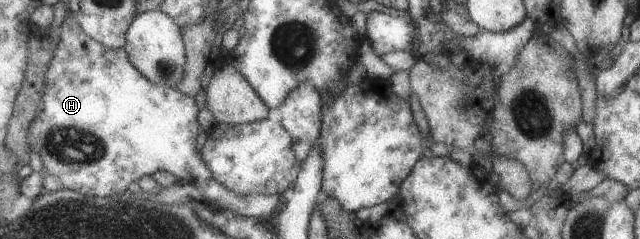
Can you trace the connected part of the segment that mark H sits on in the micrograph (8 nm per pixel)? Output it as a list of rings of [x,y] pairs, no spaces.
[[[66,16],[62,25],[60,32],[60,41],[55,51],[55,56],[51,61],[47,76],[46,76],[46,87],[44,90],[44,100],[42,109],[38,114],[38,117],[33,121],[30,126],[30,148],[35,150],[40,155],[42,162],[45,166],[45,170],[58,178],[58,180],[63,184],[63,188],[71,189],[80,193],[85,194],[85,196],[93,197],[95,196],[117,196],[125,195],[127,188],[131,186],[131,182],[138,182],[147,175],[154,175],[159,171],[167,171],[173,173],[179,181],[185,184],[193,184],[197,188],[200,188],[206,197],[214,204],[214,207],[220,209],[227,209],[236,212],[238,215],[251,218],[269,218],[281,214],[288,204],[289,197],[286,200],[282,197],[282,193],[278,195],[242,195],[233,192],[230,188],[227,188],[224,184],[221,184],[213,174],[213,171],[209,168],[209,165],[205,162],[202,154],[199,154],[197,150],[197,136],[199,132],[203,130],[198,116],[200,115],[200,105],[192,96],[181,92],[178,88],[158,85],[148,77],[144,75],[130,59],[127,49],[112,49],[107,48],[104,44],[97,42],[95,38],[89,36],[88,32],[85,32],[81,25],[73,20],[71,17]]]

